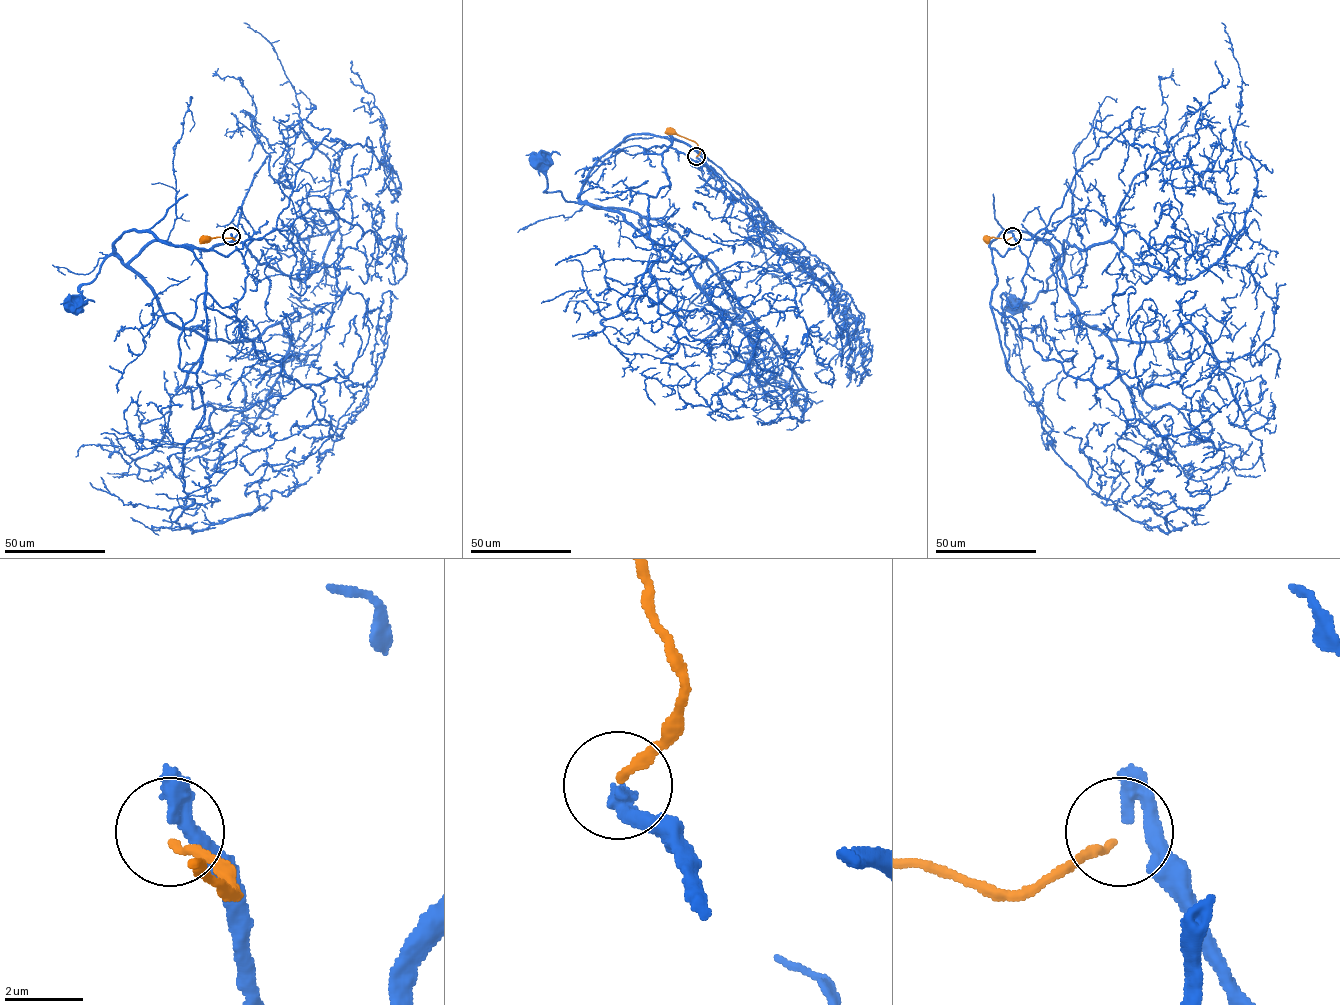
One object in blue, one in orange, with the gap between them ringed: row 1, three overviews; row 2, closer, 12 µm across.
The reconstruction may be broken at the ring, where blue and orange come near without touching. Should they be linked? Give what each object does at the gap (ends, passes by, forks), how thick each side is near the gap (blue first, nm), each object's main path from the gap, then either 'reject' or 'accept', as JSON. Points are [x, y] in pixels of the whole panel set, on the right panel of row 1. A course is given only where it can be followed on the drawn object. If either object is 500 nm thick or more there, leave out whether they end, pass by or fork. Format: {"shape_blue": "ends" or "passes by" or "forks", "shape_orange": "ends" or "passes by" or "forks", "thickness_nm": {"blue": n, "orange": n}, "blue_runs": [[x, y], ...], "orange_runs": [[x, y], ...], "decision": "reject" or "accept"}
{"shape_blue": "ends", "shape_orange": "ends", "thickness_nm": {"blue": 360, "orange": 240}, "blue_runs": [[1012, 236], [1027, 267], [1018, 303], [1001, 297], [1009, 372], [990, 246], [1013, 230], [1057, 254], [1017, 303]], "orange_runs": [[1012, 237], [986, 238]], "decision": "reject"}

